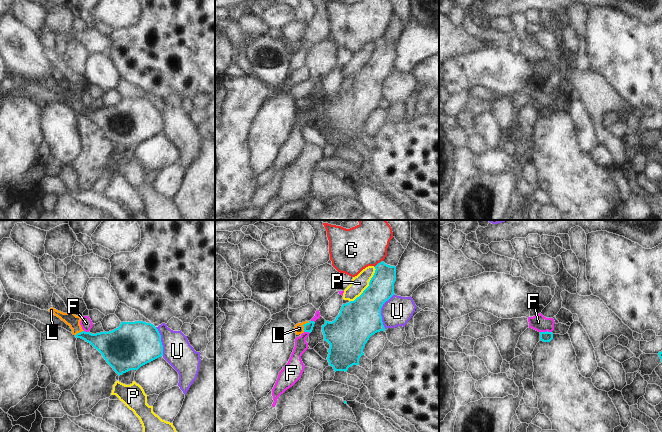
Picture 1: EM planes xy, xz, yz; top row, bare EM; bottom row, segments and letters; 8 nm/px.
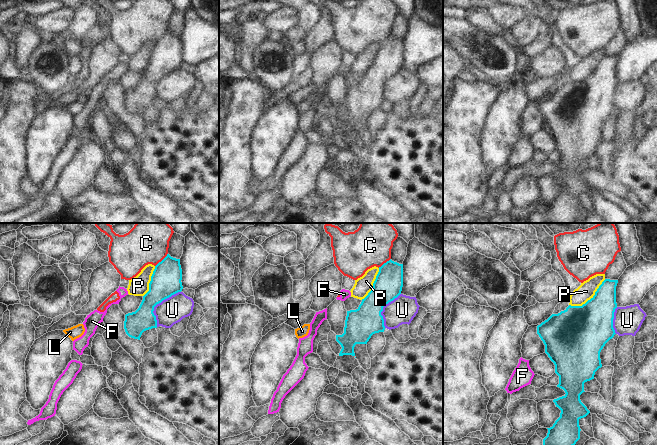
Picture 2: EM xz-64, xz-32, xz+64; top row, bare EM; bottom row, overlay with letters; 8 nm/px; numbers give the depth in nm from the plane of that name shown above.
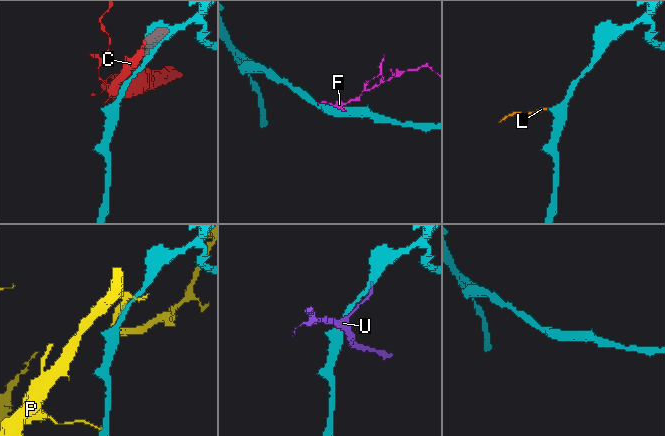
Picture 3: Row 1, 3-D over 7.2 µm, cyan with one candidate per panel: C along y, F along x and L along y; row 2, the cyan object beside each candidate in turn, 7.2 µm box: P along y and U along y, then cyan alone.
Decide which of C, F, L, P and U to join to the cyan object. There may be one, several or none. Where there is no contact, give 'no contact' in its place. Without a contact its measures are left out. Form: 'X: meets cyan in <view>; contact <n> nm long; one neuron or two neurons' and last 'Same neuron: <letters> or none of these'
C: meets cyan in xz; contact 90 nm long; two neurons
F: meets cyan in yz; contact 100 nm long; two neurons
L: meets cyan in xz; contact 100 nm long; one neuron
P: meets cyan in xz; contact 340 nm long; two neurons
U: meets cyan in xz; contact 300 nm long; two neurons
Same neuron: L

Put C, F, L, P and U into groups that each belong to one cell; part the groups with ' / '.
C F / L / P / U

